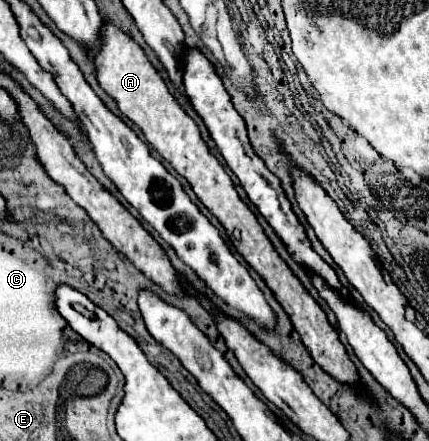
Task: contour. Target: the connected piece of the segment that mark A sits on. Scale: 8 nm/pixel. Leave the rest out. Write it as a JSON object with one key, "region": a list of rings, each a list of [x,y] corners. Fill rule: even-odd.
{"region":[[[110,23],[104,25],[102,39],[104,39],[102,49],[92,55],[102,89],[110,97],[114,97],[122,115],[126,115],[134,125],[142,129],[146,141],[176,169],[176,173],[180,173],[192,185],[196,197],[222,223],[230,243],[248,261],[248,265],[266,281],[276,301],[290,315],[292,325],[300,333],[302,343],[308,347],[312,359],[316,359],[316,363],[320,363],[320,367],[324,367],[324,371],[328,371],[328,375],[332,375],[338,383],[354,387],[360,381],[360,375],[356,371],[356,365],[350,361],[344,345],[340,343],[336,329],[328,323],[326,313],[316,303],[316,299],[308,295],[308,291],[302,287],[298,277],[288,269],[288,265],[274,251],[270,239],[264,235],[264,229],[256,221],[254,213],[238,197],[232,179],[222,169],[218,159],[208,151],[196,123],[176,103],[172,93],[166,89],[166,83],[158,75],[158,71],[146,59],[140,45]]]}

